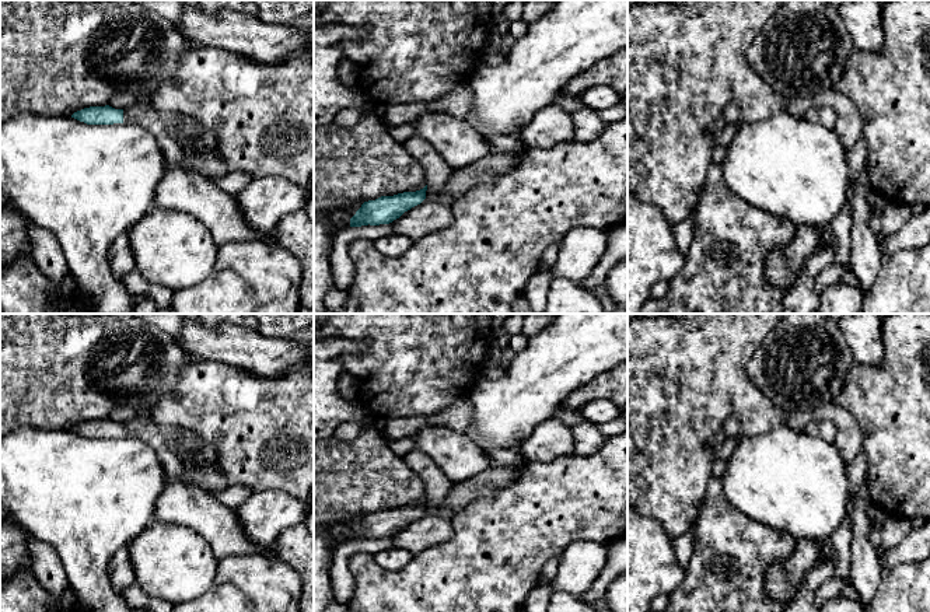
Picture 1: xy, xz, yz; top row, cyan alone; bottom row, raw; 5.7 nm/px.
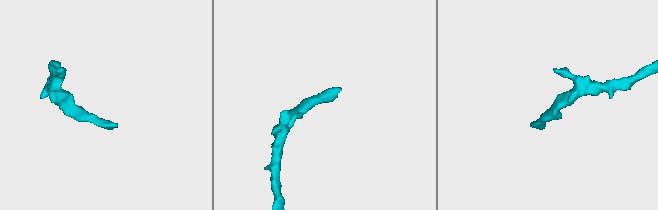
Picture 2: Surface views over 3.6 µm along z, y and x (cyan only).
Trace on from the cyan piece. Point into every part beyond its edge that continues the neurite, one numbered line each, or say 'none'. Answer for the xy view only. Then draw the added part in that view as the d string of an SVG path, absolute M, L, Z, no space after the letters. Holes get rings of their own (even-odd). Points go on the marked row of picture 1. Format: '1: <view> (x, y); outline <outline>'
1: xy (185, 142); outline M137 101L123 109L123 123L150 132L169 164L190 167L210 182L228 172L216 133L192 116L158 111L146 101Z

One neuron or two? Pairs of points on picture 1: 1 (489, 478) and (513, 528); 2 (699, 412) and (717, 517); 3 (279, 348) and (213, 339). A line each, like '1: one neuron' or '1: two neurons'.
1: two neurons
2: two neurons
3: one neuron

